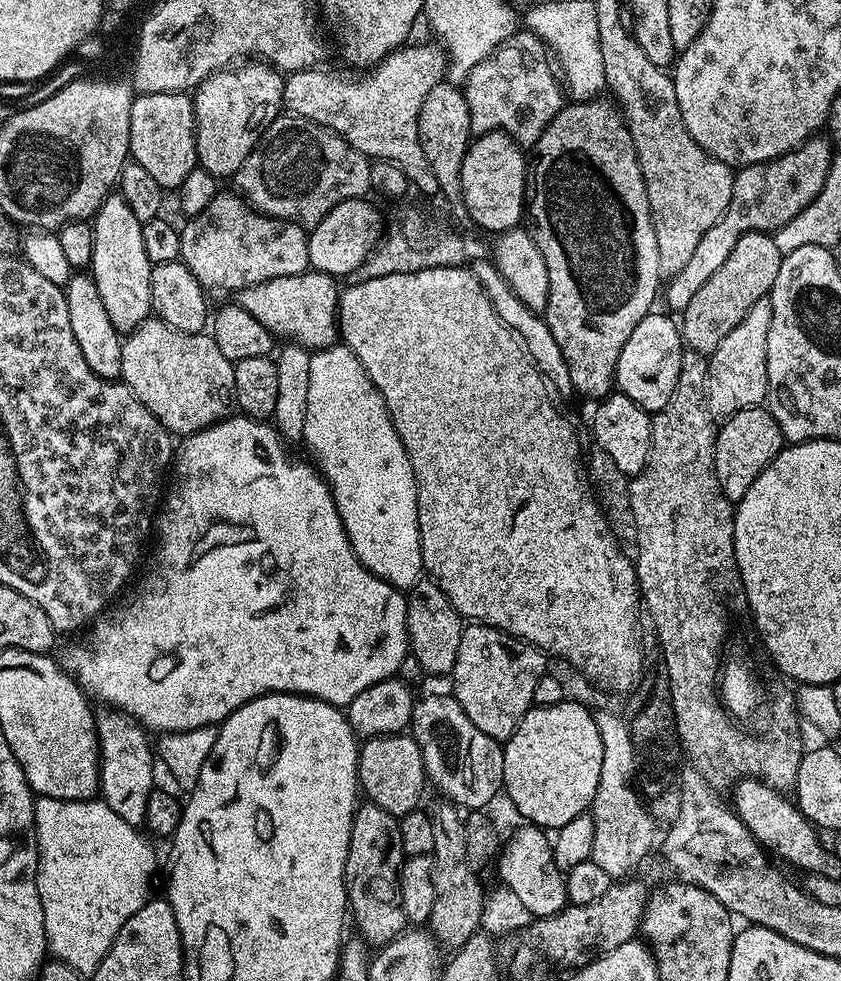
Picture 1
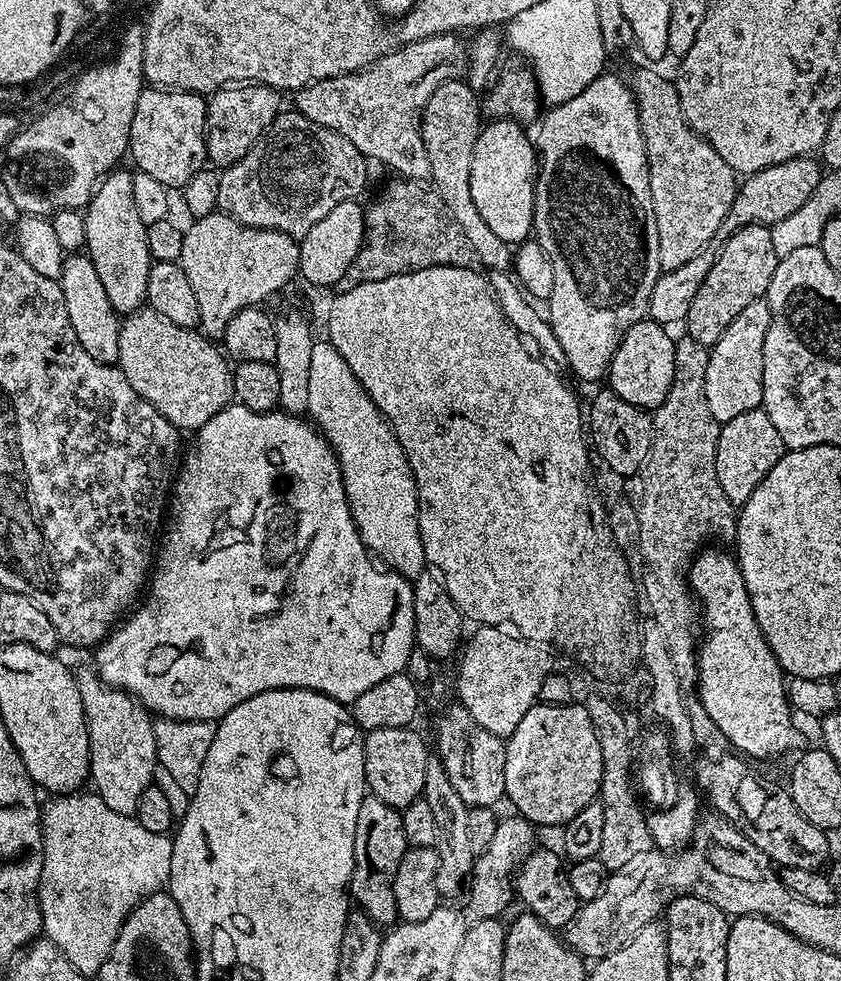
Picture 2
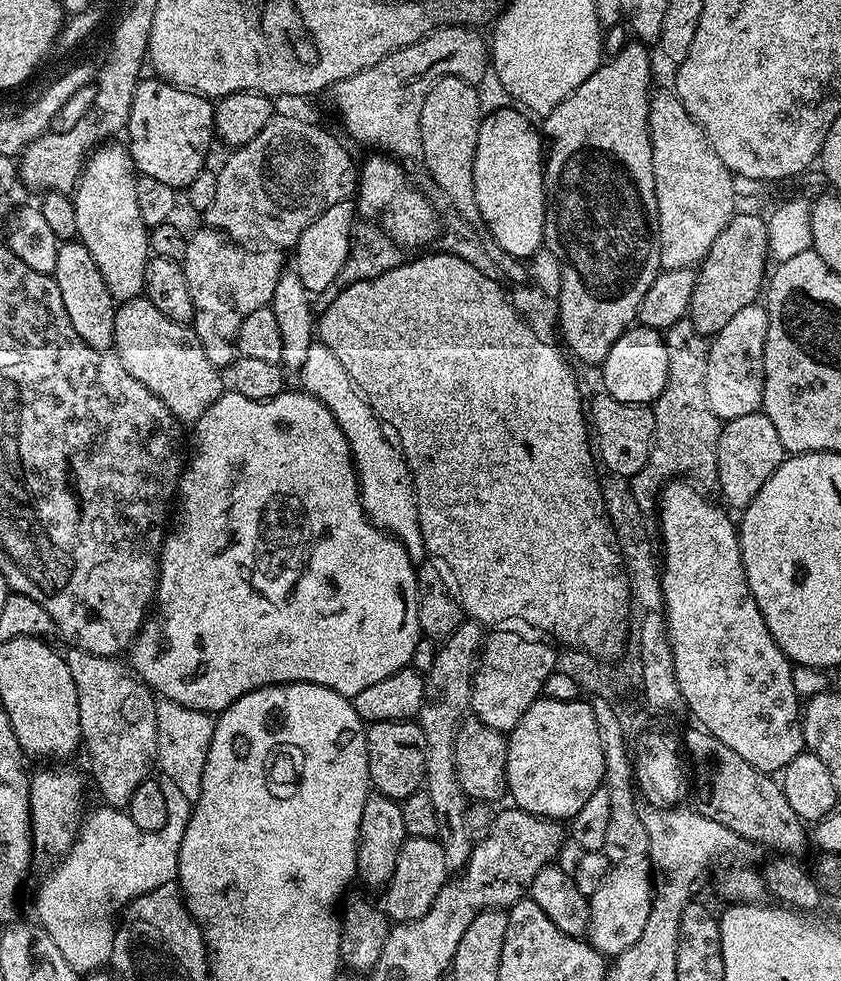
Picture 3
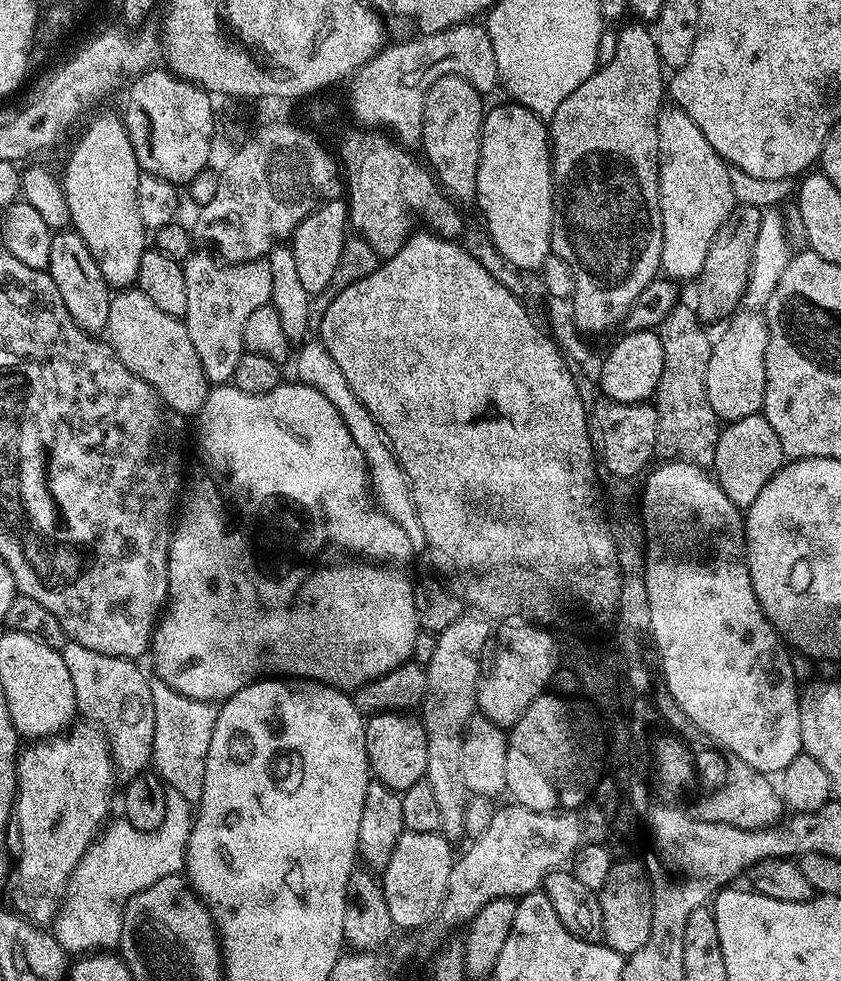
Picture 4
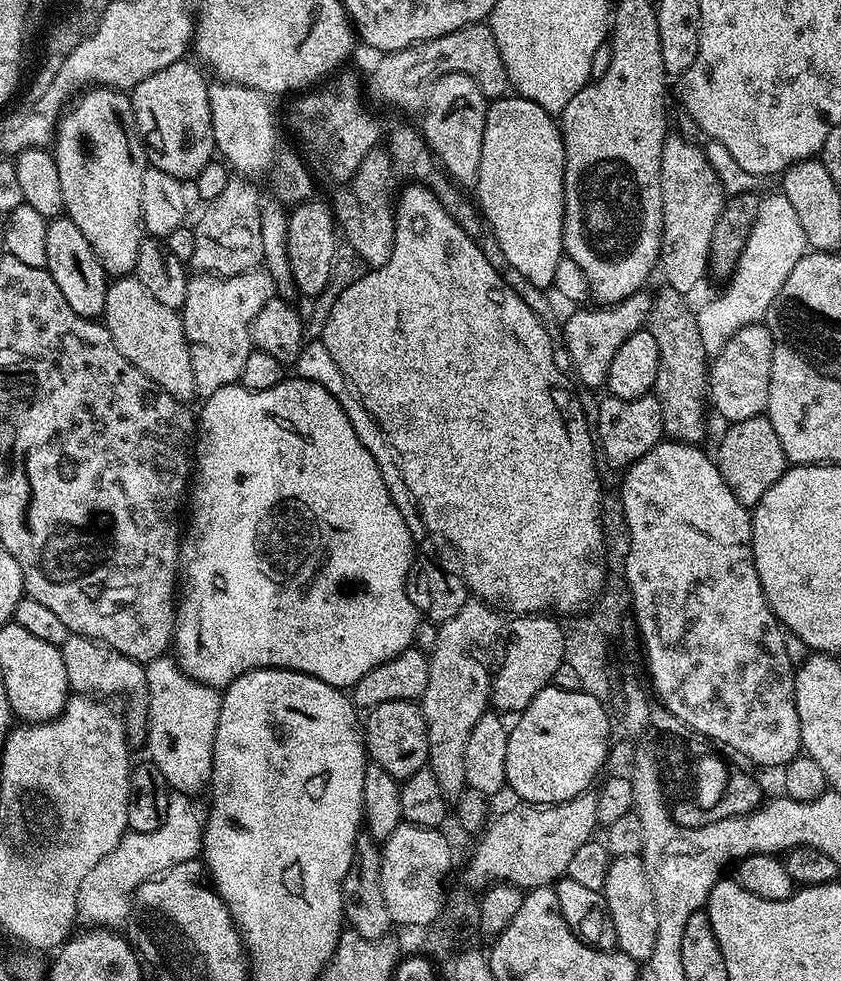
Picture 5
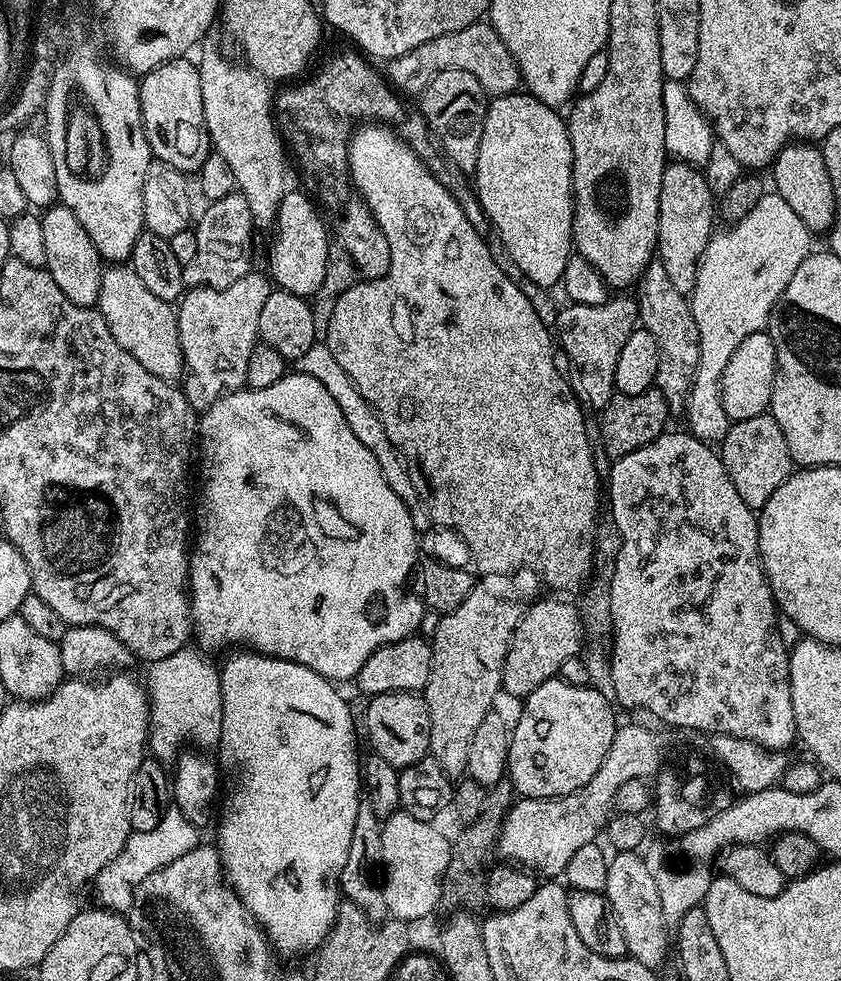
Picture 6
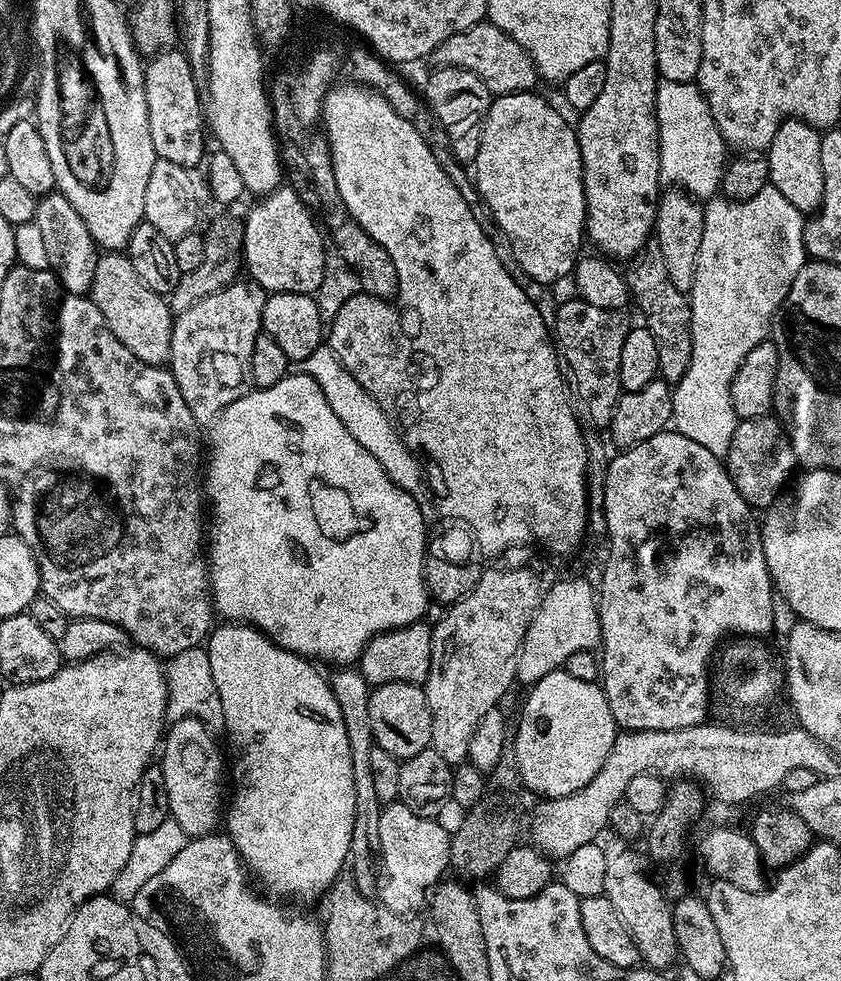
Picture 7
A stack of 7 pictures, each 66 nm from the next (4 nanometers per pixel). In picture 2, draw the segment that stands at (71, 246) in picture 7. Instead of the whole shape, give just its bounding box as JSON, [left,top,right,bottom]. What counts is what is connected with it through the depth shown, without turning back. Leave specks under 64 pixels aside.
[58,254,122,364]

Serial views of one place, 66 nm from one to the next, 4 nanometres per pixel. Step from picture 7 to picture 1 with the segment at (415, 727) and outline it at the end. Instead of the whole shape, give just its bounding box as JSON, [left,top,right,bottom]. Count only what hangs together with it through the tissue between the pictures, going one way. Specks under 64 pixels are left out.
[358,734,426,818]

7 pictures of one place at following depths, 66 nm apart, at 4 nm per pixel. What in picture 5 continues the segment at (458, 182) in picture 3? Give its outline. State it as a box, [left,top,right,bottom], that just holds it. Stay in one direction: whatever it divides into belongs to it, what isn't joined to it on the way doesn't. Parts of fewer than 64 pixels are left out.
[422,72,490,190]

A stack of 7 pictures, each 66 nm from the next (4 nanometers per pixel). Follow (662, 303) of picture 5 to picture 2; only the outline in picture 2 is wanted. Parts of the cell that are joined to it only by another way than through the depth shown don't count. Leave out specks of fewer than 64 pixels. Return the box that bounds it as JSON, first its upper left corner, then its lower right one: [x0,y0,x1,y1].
[626,336,738,690]

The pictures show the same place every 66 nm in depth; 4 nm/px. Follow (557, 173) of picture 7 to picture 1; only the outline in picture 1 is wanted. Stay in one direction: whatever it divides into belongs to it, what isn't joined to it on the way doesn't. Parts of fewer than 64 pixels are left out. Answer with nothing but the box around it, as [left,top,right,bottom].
[462,132,530,234]

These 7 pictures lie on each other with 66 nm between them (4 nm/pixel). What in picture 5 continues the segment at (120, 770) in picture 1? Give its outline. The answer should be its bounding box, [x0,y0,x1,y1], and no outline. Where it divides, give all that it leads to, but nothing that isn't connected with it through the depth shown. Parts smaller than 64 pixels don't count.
[59,634,147,745]

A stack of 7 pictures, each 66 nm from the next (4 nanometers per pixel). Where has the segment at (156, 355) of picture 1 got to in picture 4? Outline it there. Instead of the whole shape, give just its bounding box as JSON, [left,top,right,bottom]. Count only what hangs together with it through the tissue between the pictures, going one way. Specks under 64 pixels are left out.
[104,286,210,418]

